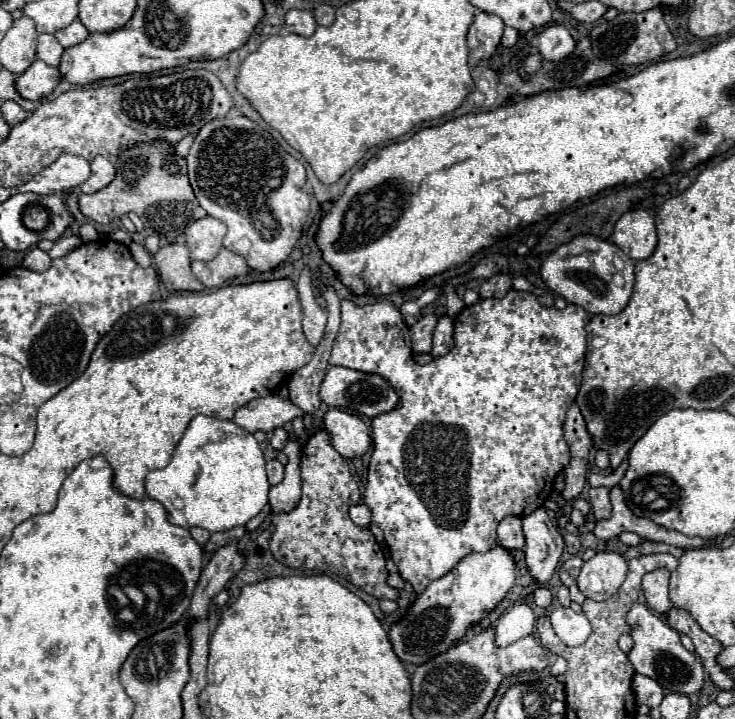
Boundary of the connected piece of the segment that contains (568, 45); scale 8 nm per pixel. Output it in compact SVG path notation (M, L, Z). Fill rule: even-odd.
M550 24L538 34L538 50L550 62L558 62L560 58L574 52L574 46L576 46L576 42L570 36L568 28L564 28L560 24Z

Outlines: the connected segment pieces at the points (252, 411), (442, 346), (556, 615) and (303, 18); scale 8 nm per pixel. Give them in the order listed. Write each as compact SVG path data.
M270 394L266 398L256 398L256 402L250 402L248 406L240 408L234 414L234 422L248 432L272 432L274 428L284 426L298 416L304 416L304 412L296 404Z
M442 316L436 330L434 330L434 342L432 342L432 356L444 356L450 352L450 348L454 346L454 320L448 316Z
M556 608L550 614L556 636L568 646L580 646L590 636L590 622L584 612L574 612L572 608Z
M288 10L284 20L286 20L288 32L292 32L292 34L312 36L316 30L316 22L314 22L314 16L310 10Z

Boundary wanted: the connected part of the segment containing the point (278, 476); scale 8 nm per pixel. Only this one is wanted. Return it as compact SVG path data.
M270 460L266 464L266 472L268 472L268 480L270 480L272 486L282 482L282 478L284 478L284 466L278 460Z

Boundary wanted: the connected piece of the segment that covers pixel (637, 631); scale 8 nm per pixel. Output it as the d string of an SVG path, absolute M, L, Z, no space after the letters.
M634 604L626 614L626 622L632 626L634 638L634 648L628 654L628 658L638 674L656 680L664 690L676 694L694 694L702 688L704 668L700 658L682 646L678 632L672 630L660 616L652 614L652 610L648 610L646 604Z

